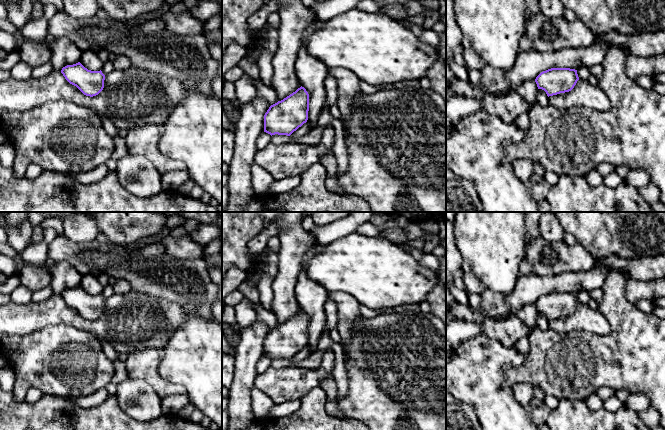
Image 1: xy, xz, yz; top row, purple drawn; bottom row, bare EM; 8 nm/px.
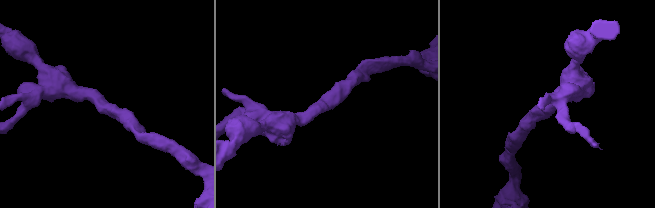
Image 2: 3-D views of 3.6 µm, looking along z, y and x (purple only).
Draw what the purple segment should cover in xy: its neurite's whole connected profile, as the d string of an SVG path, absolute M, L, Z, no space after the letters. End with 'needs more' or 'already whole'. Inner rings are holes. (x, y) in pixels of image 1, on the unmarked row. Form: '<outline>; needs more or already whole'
M80 286L63 291L61 297L86 320L96 320L104 312L105 299L102 295L88 294Z; already whole

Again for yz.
M551 292L541 296L535 303L538 313L546 316L547 320L571 315L579 304L577 294L570 292Z; already whole

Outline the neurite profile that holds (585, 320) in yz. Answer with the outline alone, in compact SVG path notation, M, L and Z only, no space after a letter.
M579 303L574 312L565 317L548 321L549 328L559 334L584 333L607 336L611 333L608 320L588 305Z

